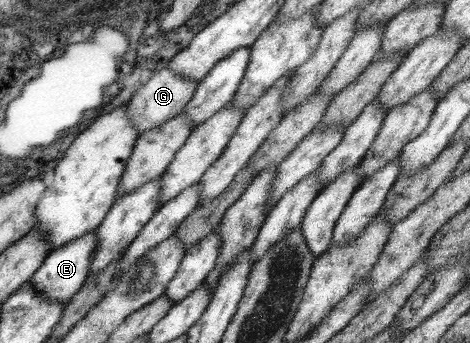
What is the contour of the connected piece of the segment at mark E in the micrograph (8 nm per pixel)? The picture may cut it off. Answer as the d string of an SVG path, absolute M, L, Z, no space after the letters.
M91 231L82 237L77 237L69 241L66 245L54 251L50 251L49 257L46 257L46 261L44 261L44 264L38 269L36 275L29 280L29 284L33 285L35 291L45 295L48 299L67 303L87 280L90 263L92 263L92 259L94 259L96 236L97 233Z

